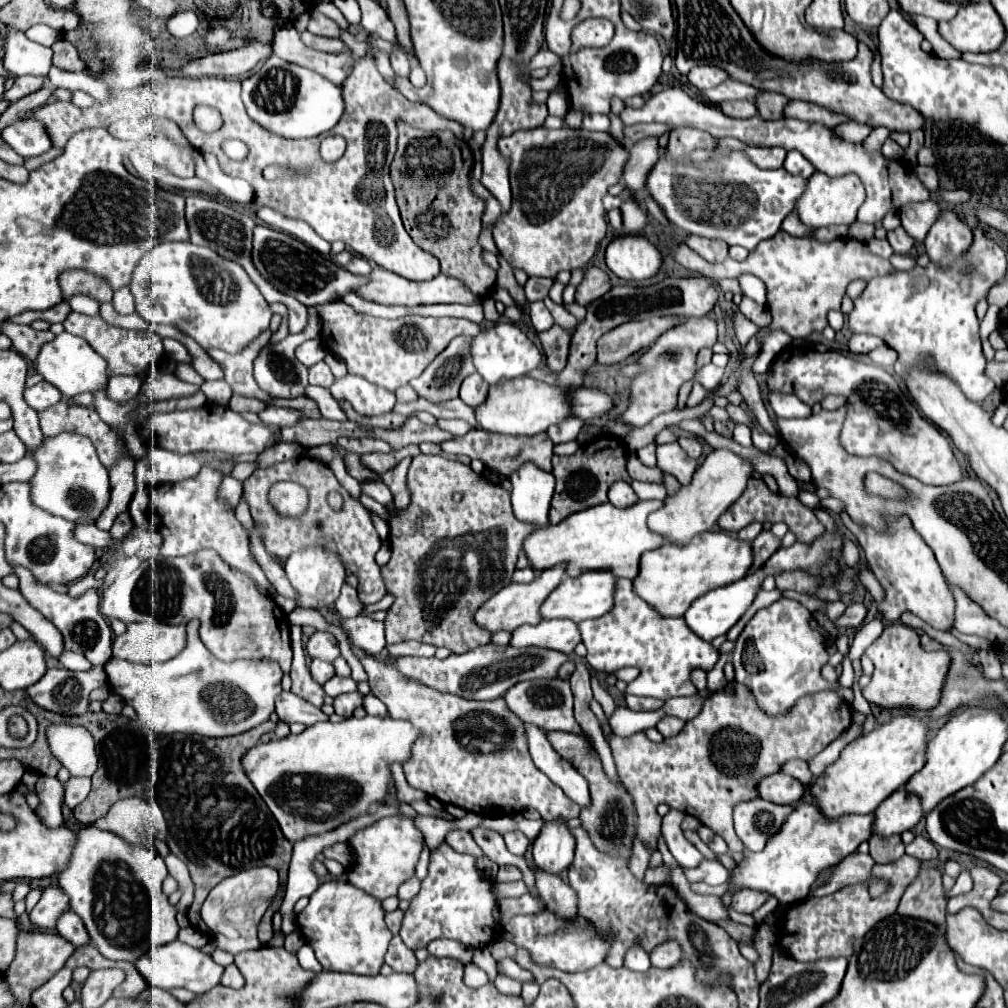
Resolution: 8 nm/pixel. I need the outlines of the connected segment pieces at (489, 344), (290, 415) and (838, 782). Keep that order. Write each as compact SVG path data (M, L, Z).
M497 323L495 327L475 335L473 337L473 345L471 345L471 353L473 353L473 361L475 361L477 373L489 385L499 383L501 379L513 379L513 377L525 375L531 369L535 369L539 365L539 361L541 361L539 349L513 323Z
M267 407L263 413L259 413L259 419L263 423L271 423L277 427L291 427L299 423L305 415L299 409L283 409L283 407Z
M899 715L893 717L889 723L879 725L877 729L873 729L869 735L863 735L855 741L851 741L839 755L839 759L835 763L831 763L823 775L819 775L813 783L811 783L811 799L813 803L819 807L819 811L823 811L823 815L827 819L835 819L841 815L865 815L865 813L873 813L881 801L885 801L893 791L897 791L899 787L903 787L911 775L915 775L923 765L925 765L925 745L927 745L927 731L929 725L925 719L919 717L911 717L911 715Z

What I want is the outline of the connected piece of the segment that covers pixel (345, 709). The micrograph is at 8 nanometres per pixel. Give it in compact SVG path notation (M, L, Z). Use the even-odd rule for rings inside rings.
M353 691L353 693L343 693L339 697L335 697L333 701L333 707L335 707L335 713L337 715L343 715L343 717L351 717L353 711L363 705L363 695L359 691Z

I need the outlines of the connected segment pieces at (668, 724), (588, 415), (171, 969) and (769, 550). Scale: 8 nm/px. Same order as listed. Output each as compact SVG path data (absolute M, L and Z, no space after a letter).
M665 717L657 723L657 729L661 731L661 734L665 738L673 737L677 735L684 727L685 722L675 719L675 717Z
M581 387L577 389L577 395L573 395L573 411L577 411L577 417L581 417L585 423L607 415L611 407L613 399L599 389Z
M173 941L173 943L165 943L163 947L153 947L149 953L145 953L141 959L137 959L133 963L137 967L137 971L145 977L145 981L153 987L159 989L169 989L169 987L185 987L193 993L203 993L213 989L215 985L219 985L221 975L223 975L223 967L217 965L209 955L201 953L199 949L193 949L181 941Z
M763 531L751 543L753 543L753 571L757 571L777 551L779 539L775 539L769 531Z

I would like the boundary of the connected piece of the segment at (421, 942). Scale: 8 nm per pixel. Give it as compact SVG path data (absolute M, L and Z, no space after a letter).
M443 843L437 851L433 851L429 875L423 879L419 895L411 901L411 907L405 913L401 939L413 951L425 949L433 939L439 937L461 941L467 947L483 947L491 943L499 933L499 925L493 921L491 915L493 905L495 897L491 891L491 883L477 873L475 857L461 855L447 843Z

